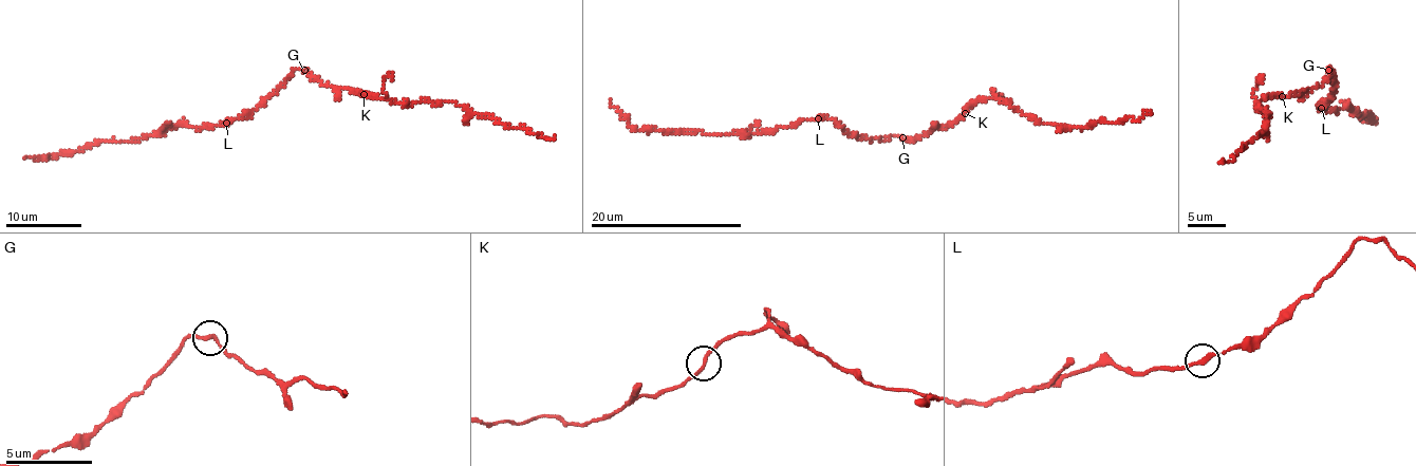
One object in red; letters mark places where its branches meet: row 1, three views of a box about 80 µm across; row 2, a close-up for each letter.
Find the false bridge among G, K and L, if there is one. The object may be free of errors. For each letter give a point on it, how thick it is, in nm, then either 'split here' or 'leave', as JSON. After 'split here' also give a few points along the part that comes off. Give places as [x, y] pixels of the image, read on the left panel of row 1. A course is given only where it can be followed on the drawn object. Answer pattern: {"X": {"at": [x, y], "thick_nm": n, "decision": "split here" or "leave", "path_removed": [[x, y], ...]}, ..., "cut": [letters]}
{"G": {"at": [304, 70], "thick_nm": 220, "decision": "leave"}, "K": {"at": [364, 94], "thick_nm": 200, "decision": "leave"}, "L": {"at": [226, 123], "thick_nm": 220, "decision": "leave"}, "cut": []}

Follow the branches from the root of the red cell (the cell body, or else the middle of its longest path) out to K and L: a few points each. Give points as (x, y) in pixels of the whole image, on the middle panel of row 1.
K: (891, 137), (913, 141), (935, 128), (954, 124), (965, 113)
L: (891, 137), (881, 141), (859, 138), (831, 118), (818, 118)

